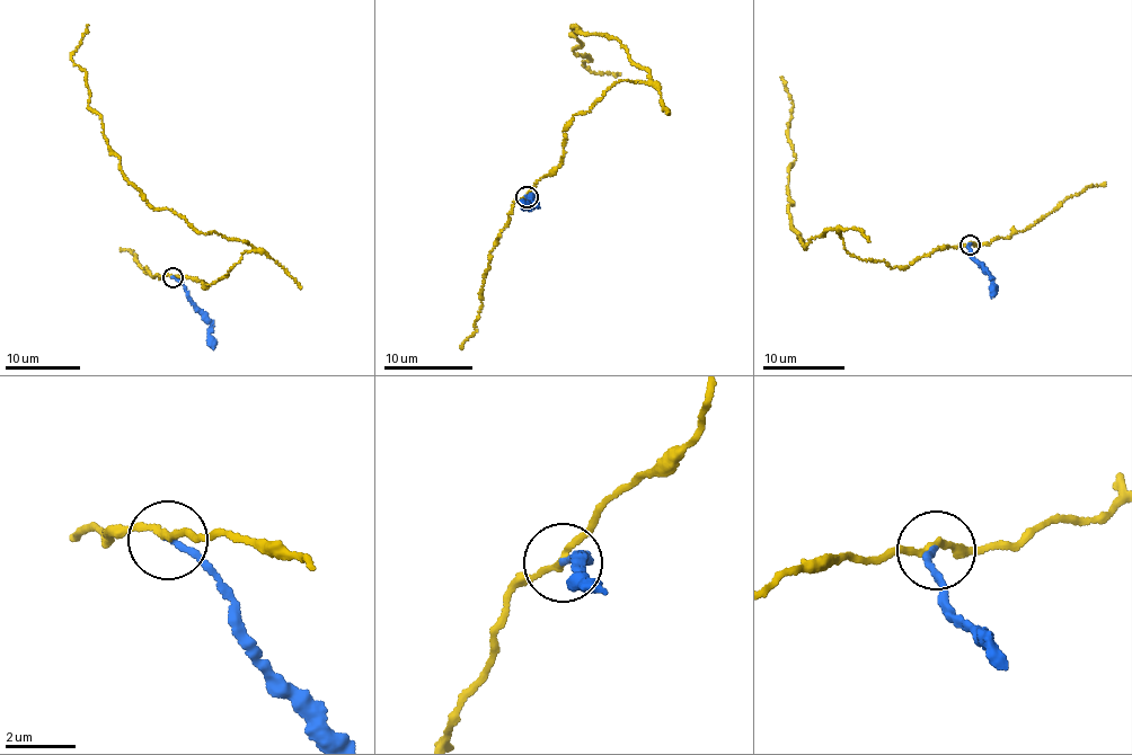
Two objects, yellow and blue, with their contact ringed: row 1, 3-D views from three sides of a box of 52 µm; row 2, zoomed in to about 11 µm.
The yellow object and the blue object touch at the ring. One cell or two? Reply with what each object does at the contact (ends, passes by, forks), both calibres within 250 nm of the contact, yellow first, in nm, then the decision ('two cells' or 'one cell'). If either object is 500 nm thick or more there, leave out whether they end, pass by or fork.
yellow passes by | blue ends | 150/170 nm | two cells

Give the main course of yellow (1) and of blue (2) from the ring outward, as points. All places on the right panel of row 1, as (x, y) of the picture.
1: (970, 242), (892, 267), (852, 256), (833, 230), (811, 238), (805, 247), (788, 218), (793, 103), (780, 77)
2: (970, 245), (971, 258), (990, 276), (991, 298)

